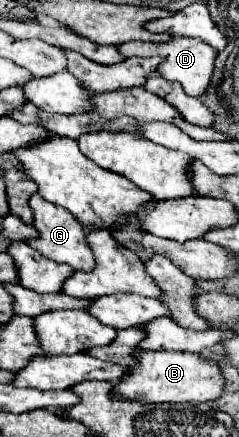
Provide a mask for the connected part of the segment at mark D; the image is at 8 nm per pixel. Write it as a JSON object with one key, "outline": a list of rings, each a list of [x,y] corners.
{"outline":[[[176,36],[168,42],[160,42],[160,44],[152,44],[152,42],[124,42],[118,46],[118,52],[124,54],[124,58],[128,56],[162,56],[164,62],[158,64],[158,76],[162,76],[166,82],[178,82],[186,94],[200,98],[210,82],[210,74],[212,74],[212,66],[214,66],[214,58],[216,58],[216,50],[210,48],[208,44],[202,44],[202,40],[198,38],[186,38],[186,36]]]}

